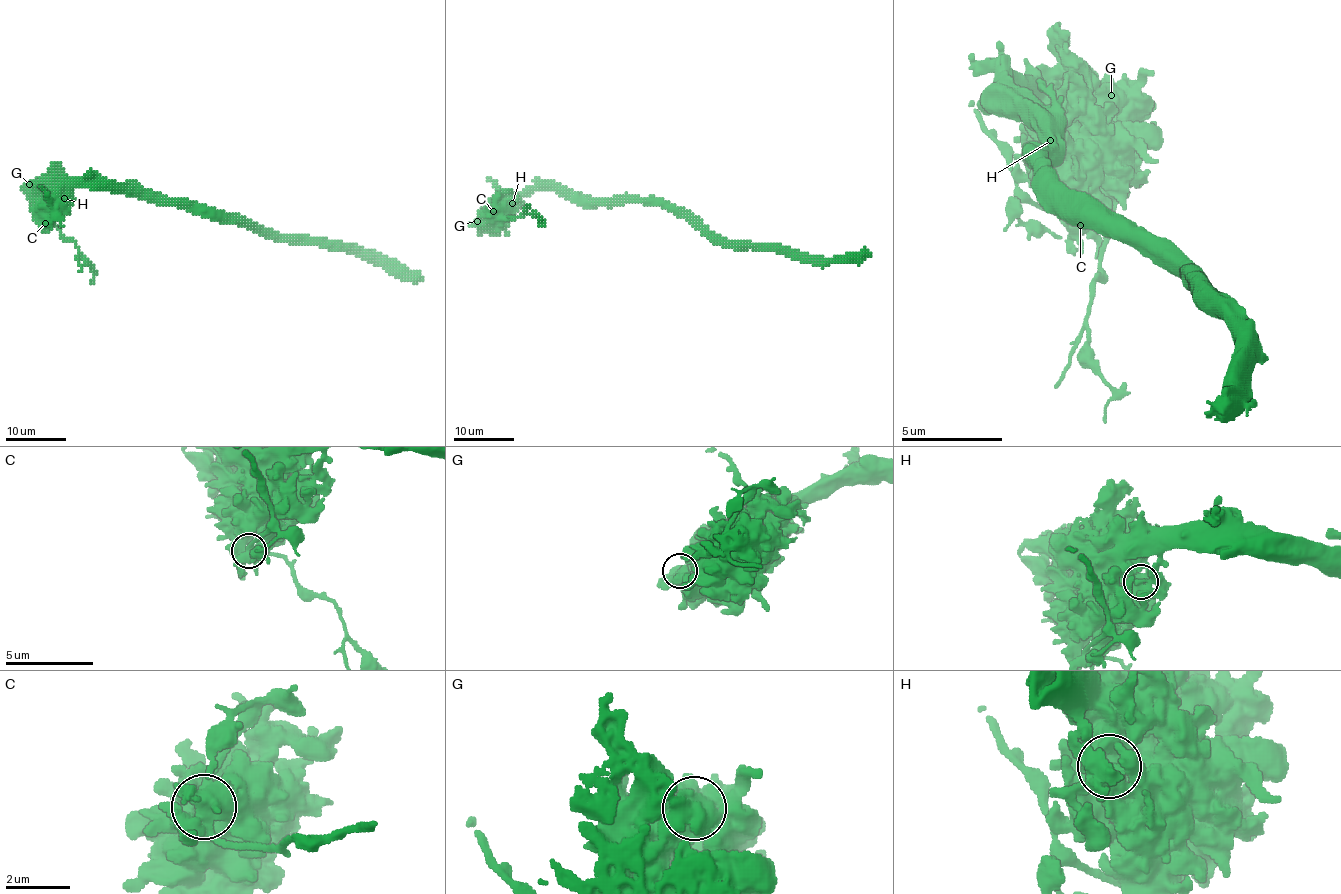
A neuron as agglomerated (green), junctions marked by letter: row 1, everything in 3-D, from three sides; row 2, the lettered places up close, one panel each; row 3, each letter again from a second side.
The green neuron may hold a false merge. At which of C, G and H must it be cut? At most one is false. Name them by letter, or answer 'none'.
C

